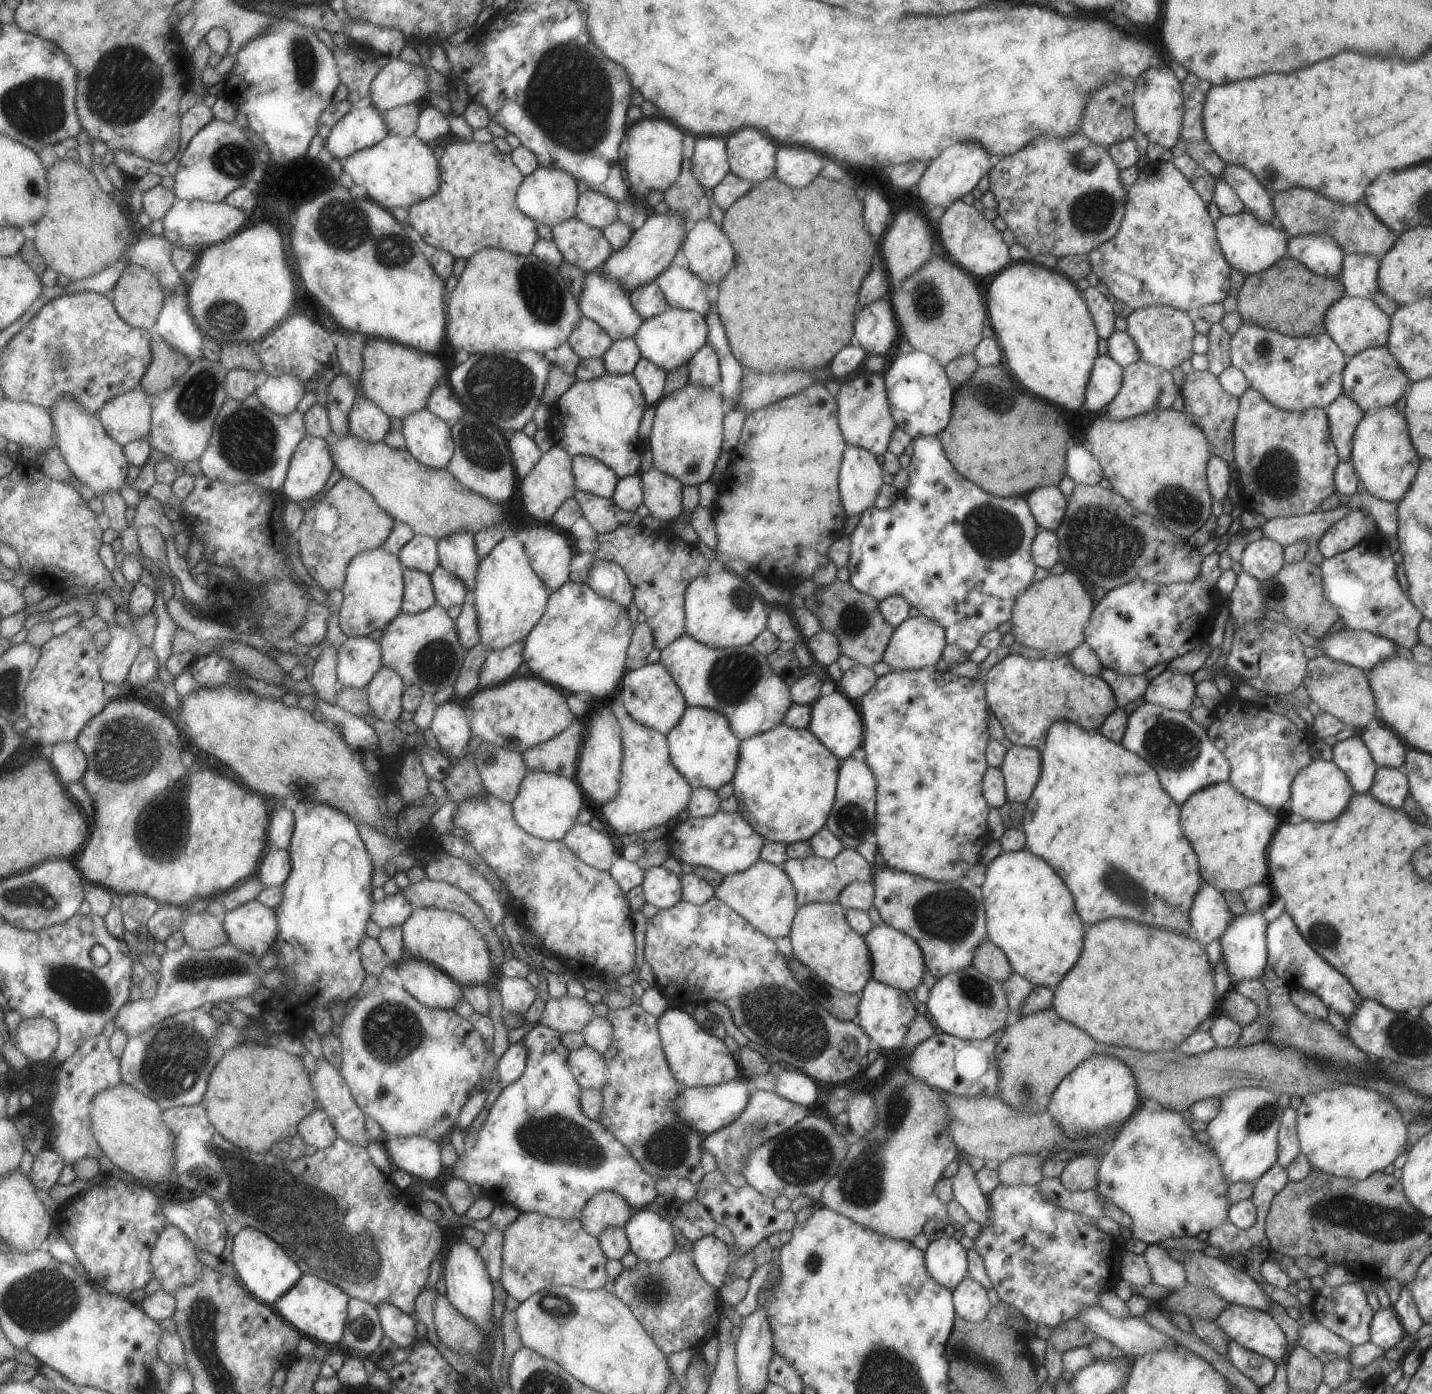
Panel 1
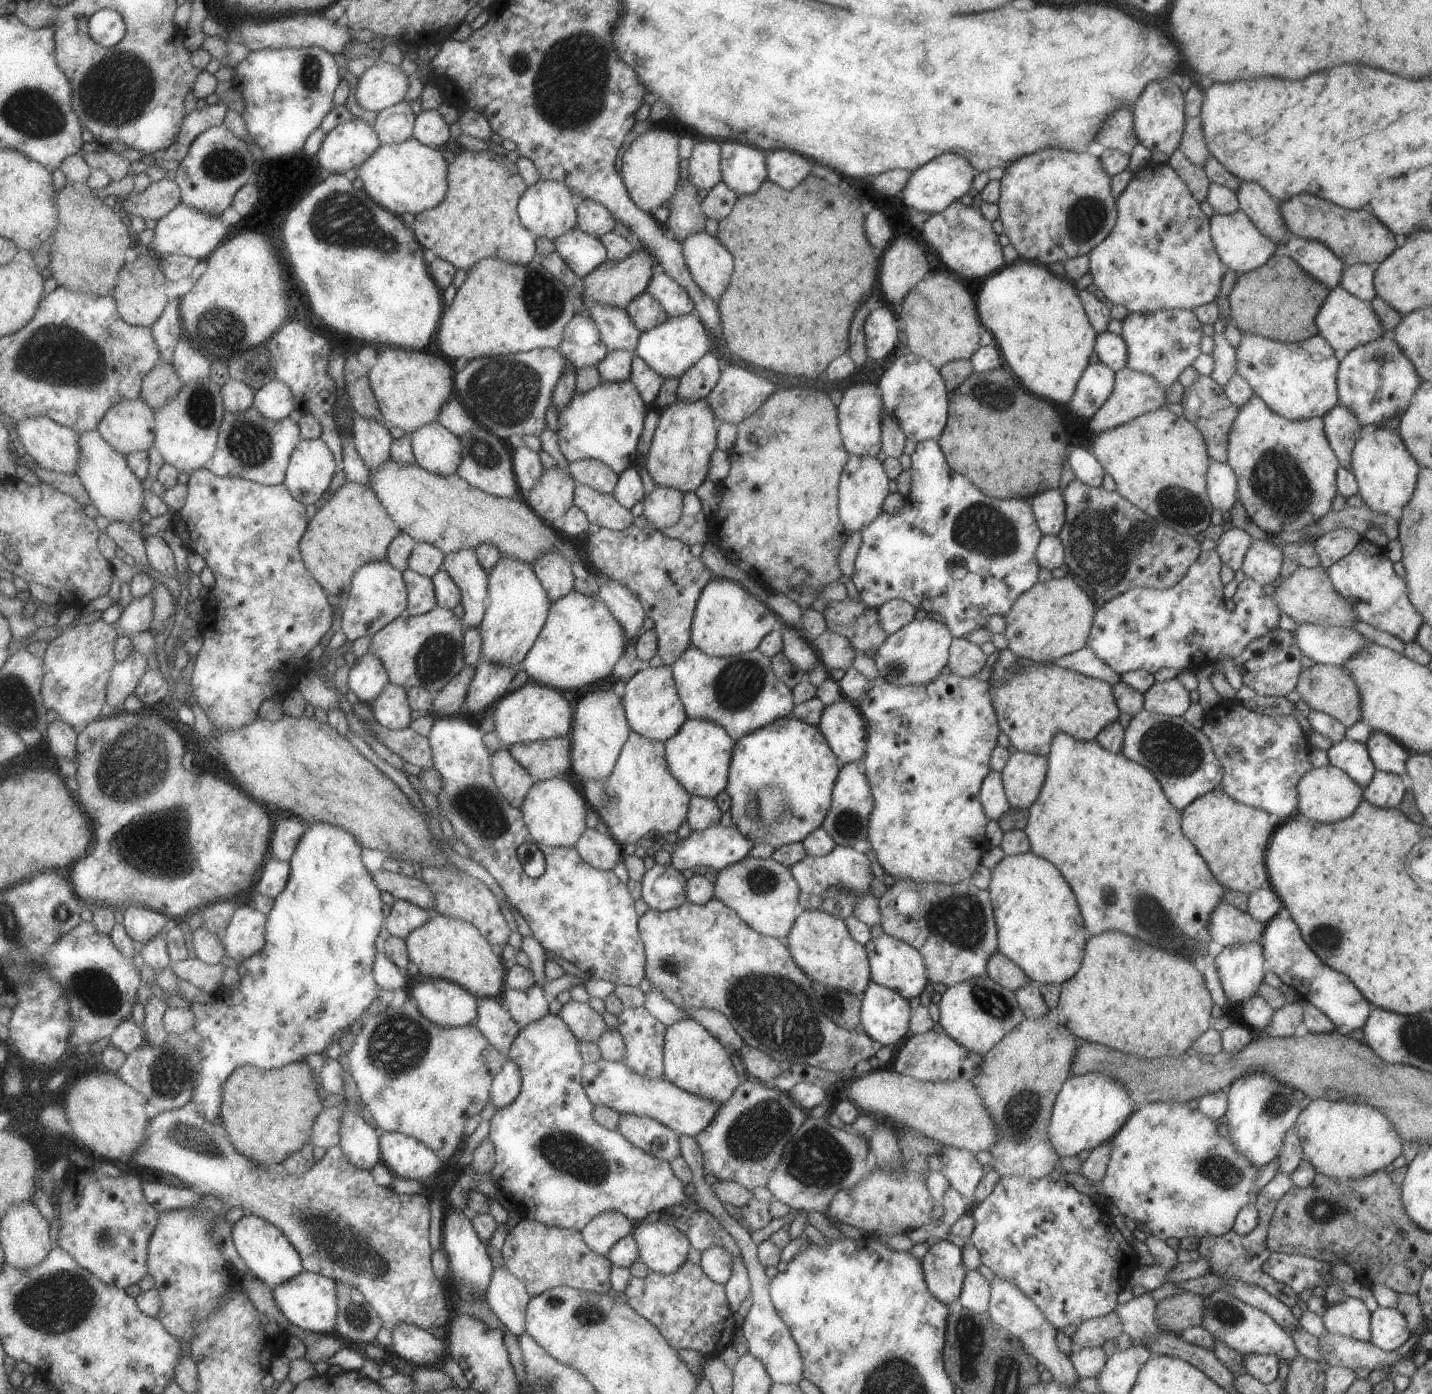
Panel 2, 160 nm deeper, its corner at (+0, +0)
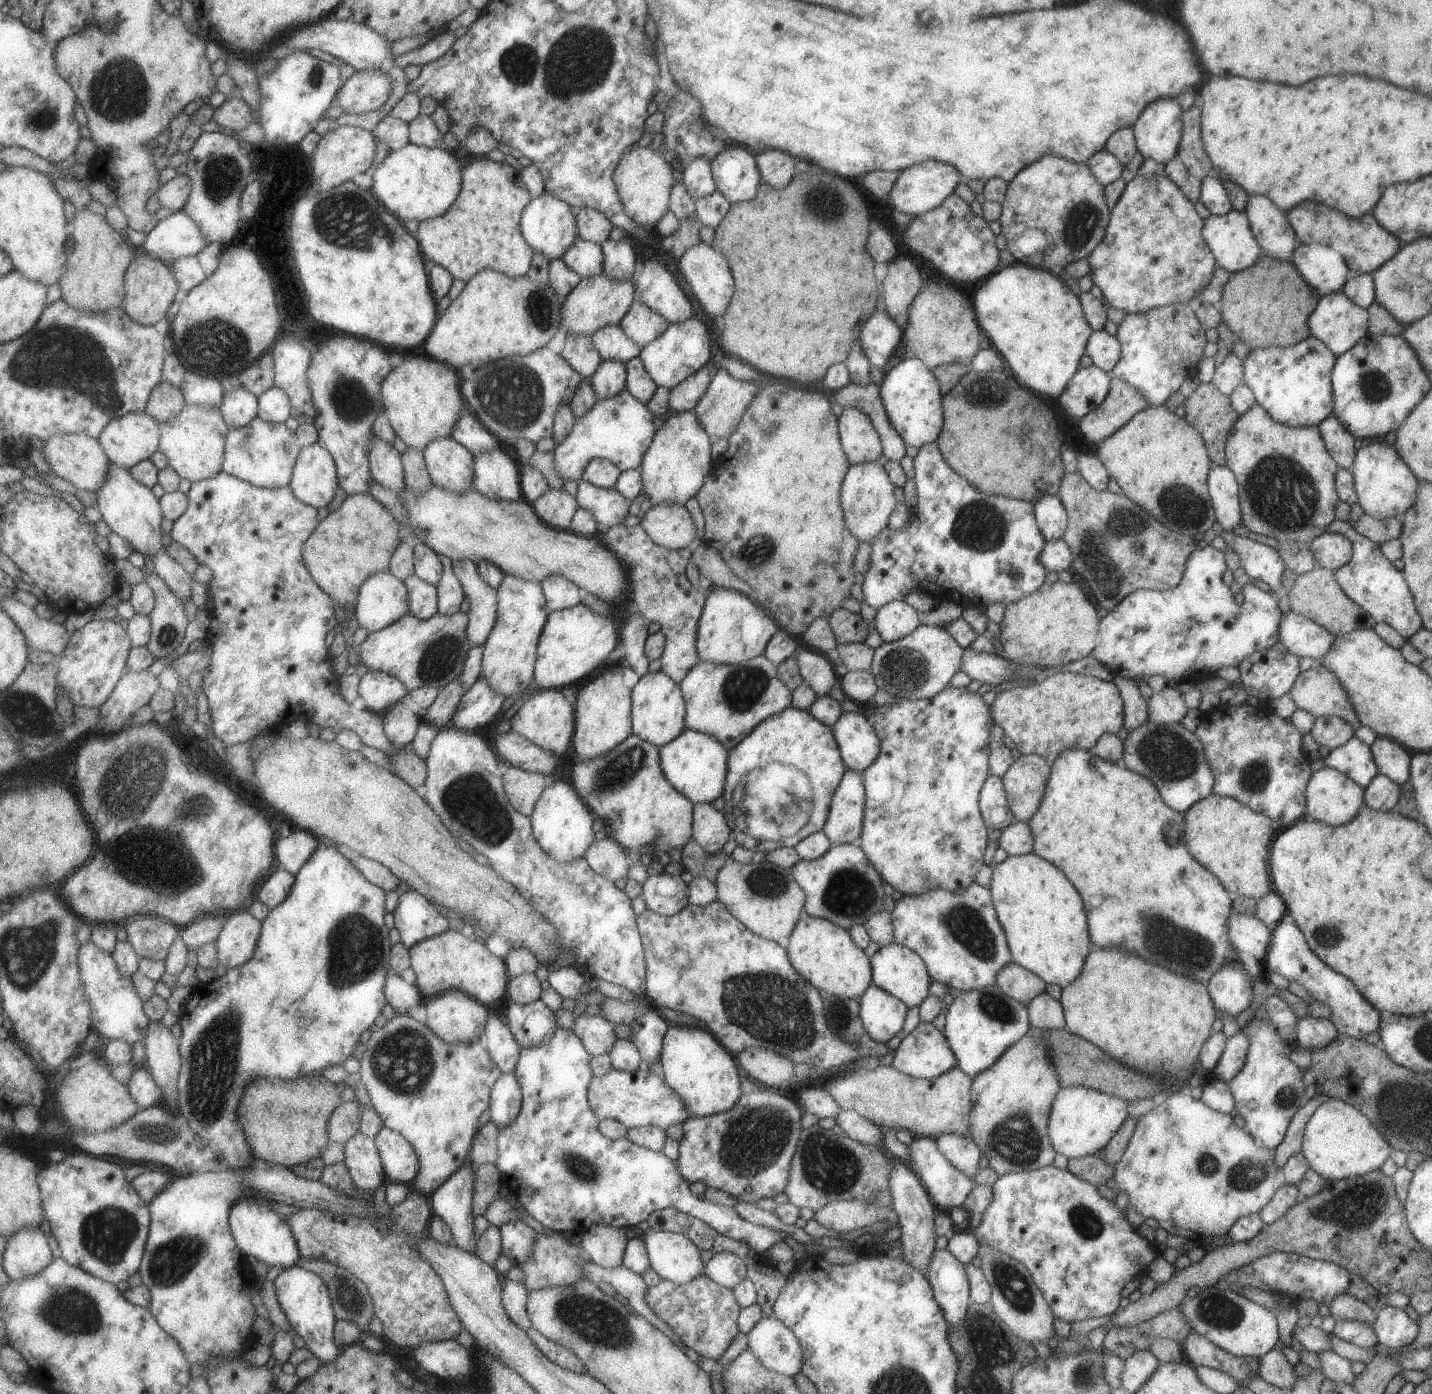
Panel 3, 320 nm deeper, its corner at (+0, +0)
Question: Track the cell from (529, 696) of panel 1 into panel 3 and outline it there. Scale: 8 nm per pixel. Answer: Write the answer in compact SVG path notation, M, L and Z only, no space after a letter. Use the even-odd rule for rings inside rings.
M539 689L531 691L531 698L518 709L511 718L511 731L518 732L527 740L532 741L545 752L557 755L559 758L565 756L571 748L574 731L574 706L571 705L563 694L557 689Z

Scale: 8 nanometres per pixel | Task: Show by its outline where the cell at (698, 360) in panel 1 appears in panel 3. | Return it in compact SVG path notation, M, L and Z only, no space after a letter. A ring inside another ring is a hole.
M705 367L689 376L669 392L668 408L671 413L693 412L699 398L705 393L712 376Z

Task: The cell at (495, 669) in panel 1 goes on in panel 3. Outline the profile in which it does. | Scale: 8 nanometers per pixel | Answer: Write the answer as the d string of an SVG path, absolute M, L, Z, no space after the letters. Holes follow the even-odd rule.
M482 676L464 695L452 725L465 730L479 730L501 716L506 696L498 693Z

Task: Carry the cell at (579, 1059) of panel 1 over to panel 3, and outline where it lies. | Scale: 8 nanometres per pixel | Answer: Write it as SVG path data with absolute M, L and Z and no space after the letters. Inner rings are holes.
M642 1067L634 1073L612 1068L602 1077L591 1077L586 1097L588 1105L599 1121L616 1120L627 1128L653 1125L665 1130L669 1125L682 1124L687 1117L691 1116L680 1098L665 1084L662 1077L645 1071Z

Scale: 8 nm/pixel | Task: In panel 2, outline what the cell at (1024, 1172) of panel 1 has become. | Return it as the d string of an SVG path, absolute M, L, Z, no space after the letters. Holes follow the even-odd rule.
M1053 1016L1035 1020L1025 1018L982 1056L982 1065L970 1081L993 1121L996 1139L989 1150L992 1156L990 1167L999 1178L1025 1175L1038 1179L1049 1175L1053 1168L1059 1168L1061 1157L1052 1147L1047 1129L1055 1097L1070 1076L1076 1040L1076 1036L1068 1028L1057 1024Z

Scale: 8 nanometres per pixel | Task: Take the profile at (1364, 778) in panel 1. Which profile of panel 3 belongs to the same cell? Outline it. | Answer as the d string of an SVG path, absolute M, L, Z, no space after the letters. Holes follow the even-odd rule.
M1353 736L1345 744L1330 750L1324 758L1325 767L1333 768L1347 778L1353 780L1364 790L1369 782L1378 775L1378 771L1371 757L1369 746L1363 744Z

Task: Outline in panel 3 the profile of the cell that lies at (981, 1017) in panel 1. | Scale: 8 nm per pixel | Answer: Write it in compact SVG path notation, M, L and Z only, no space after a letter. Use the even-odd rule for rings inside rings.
M996 985L960 992L944 1014L942 1036L955 1056L956 1067L971 1078L987 1070L1005 1052L1005 1048L1017 1042L1030 1028L1026 1007L1004 996Z

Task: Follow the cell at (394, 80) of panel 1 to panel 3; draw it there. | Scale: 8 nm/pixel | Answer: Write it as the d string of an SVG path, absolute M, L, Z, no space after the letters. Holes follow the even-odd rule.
M381 69L355 71L341 87L335 105L354 115L372 112L385 106L391 88L391 82Z

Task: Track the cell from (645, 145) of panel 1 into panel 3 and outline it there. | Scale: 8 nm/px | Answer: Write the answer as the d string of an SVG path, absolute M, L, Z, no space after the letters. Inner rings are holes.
M636 146L629 148L622 154L612 178L623 213L637 227L655 228L656 223L668 211L669 194L674 186L672 167L664 160L661 150Z

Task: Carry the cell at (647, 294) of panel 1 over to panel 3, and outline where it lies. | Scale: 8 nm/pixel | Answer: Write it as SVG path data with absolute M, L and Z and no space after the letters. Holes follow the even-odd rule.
M635 298L618 325L621 331L641 350L663 335L668 323Z

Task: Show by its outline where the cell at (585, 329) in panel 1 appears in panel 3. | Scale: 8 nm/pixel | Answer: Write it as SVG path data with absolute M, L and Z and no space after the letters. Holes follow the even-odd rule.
M567 334L563 350L560 356L568 362L569 366L577 372L582 378L589 378L599 367L602 362L597 355L593 344L591 343L591 335Z

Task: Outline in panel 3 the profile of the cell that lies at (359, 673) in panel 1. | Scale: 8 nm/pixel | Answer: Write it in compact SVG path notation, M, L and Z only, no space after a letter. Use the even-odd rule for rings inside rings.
M368 670L367 674L362 677L359 684L359 695L364 699L366 708L383 714L391 706L410 699L411 690L396 676L386 672Z

